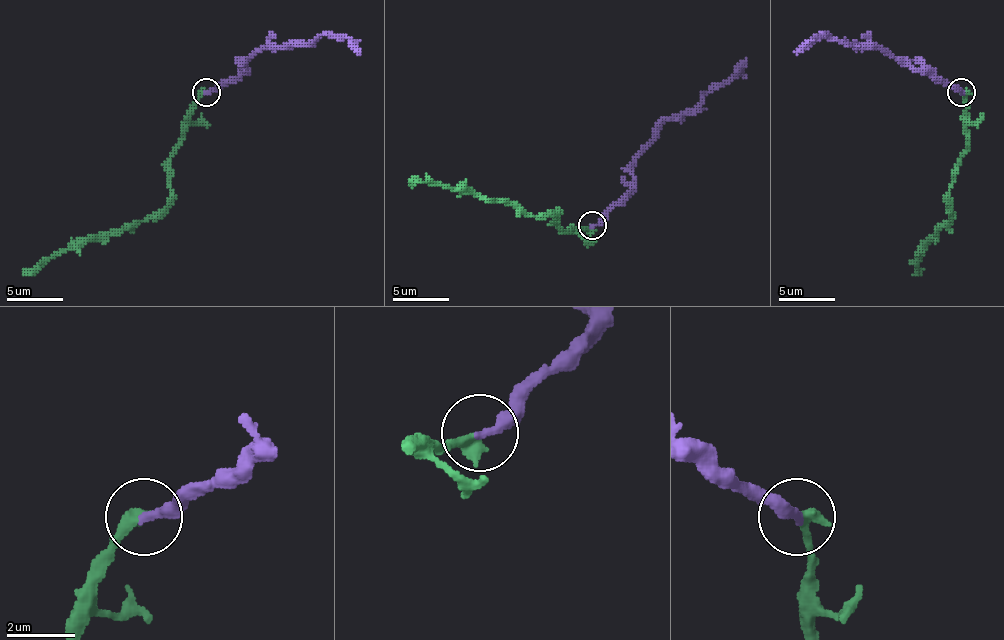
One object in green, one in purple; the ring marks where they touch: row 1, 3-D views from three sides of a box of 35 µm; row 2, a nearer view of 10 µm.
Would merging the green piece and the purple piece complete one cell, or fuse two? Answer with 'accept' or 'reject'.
accept

